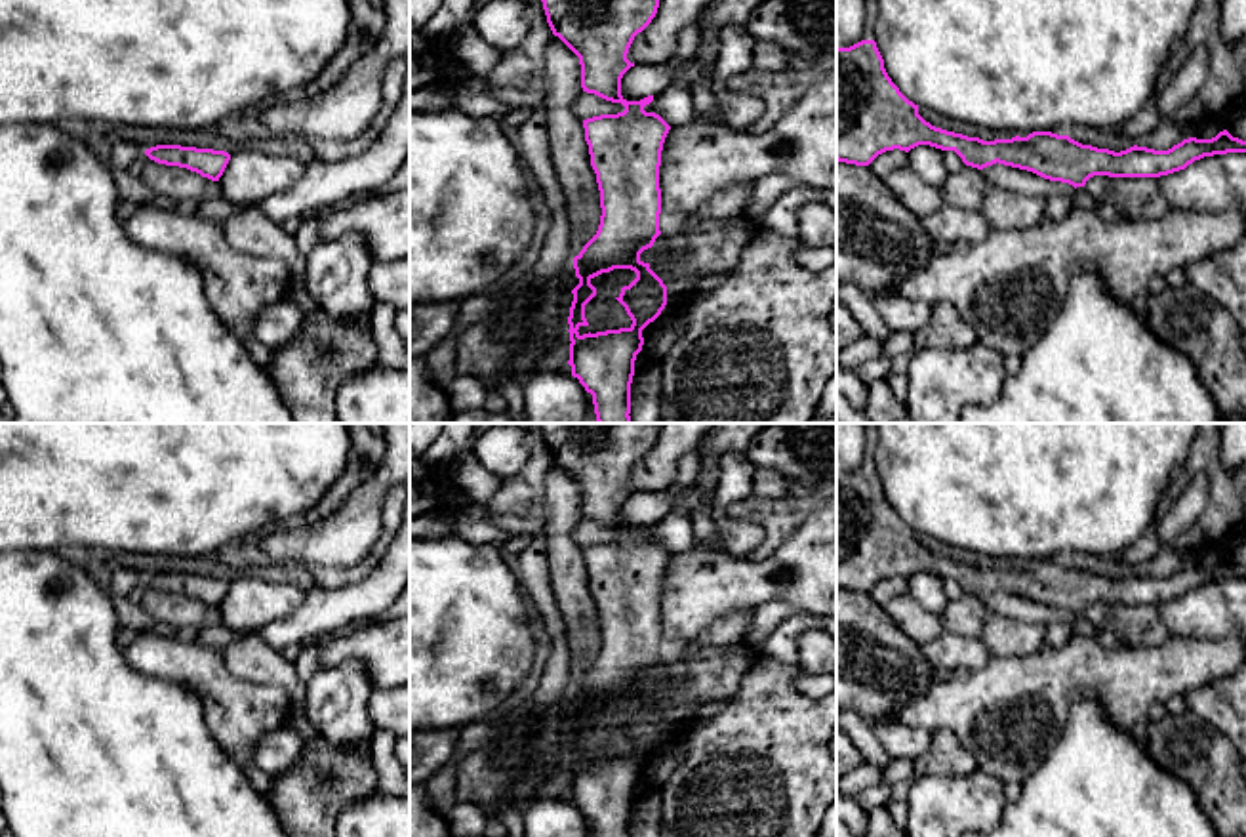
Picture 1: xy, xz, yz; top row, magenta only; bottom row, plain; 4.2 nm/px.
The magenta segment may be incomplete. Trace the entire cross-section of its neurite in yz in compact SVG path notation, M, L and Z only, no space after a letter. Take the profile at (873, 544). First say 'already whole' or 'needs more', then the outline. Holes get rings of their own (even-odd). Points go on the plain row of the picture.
already whole; M874 467L836 475L836 587L869 593L886 578L930 572L955 578L966 593L1004 591L1050 608L1084 614L1094 602L1160 604L1214 582L1246 580L1227 557L1212 566L1189 564L1168 578L1130 574L1115 580L1069 562L1033 559L1027 564L983 568L932 553L892 509Z

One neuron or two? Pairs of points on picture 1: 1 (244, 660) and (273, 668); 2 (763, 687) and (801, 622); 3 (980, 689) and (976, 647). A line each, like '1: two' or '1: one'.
1: one
2: two
3: two

